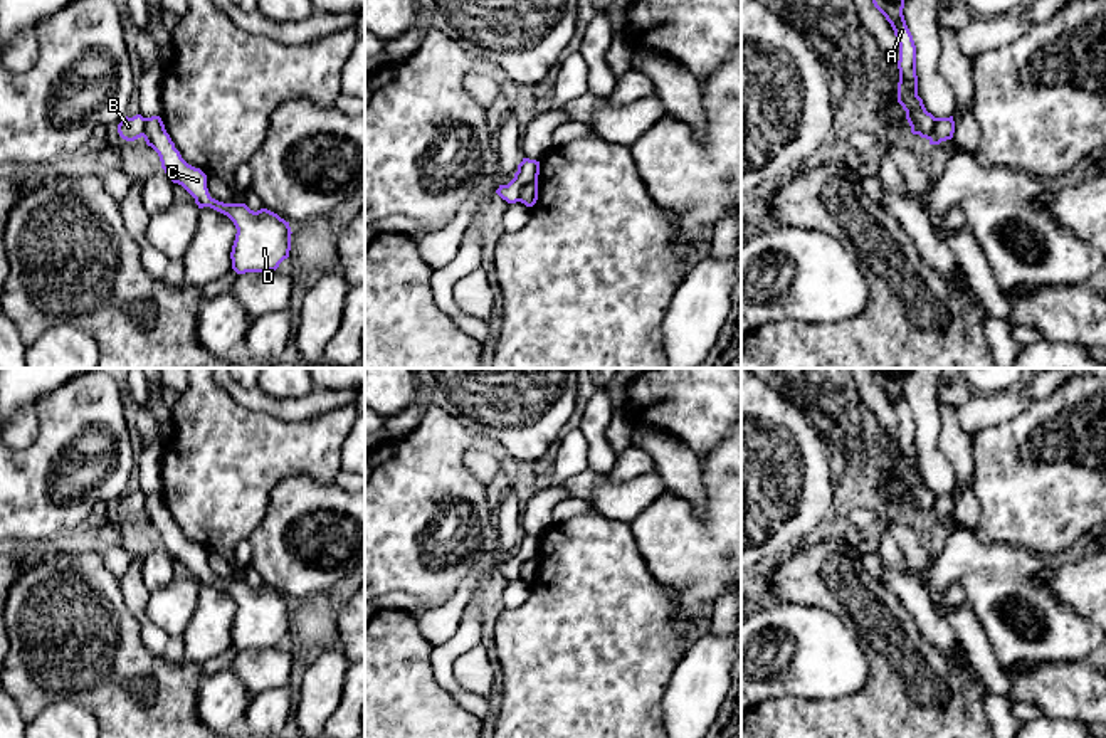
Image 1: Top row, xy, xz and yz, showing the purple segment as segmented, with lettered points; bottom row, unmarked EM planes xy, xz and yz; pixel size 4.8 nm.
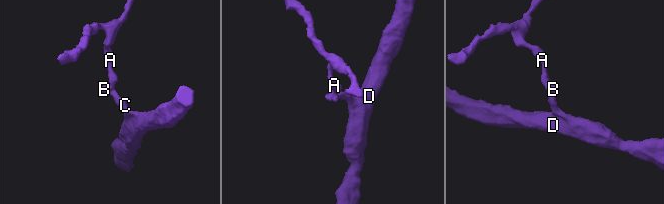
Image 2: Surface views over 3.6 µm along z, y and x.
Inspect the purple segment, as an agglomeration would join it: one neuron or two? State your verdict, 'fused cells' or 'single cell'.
fused cells

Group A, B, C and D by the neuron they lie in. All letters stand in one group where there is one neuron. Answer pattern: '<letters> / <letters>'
A B / C D

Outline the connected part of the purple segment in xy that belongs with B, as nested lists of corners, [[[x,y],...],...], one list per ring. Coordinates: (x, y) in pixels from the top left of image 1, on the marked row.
[[[136,114],[133,118],[124,118],[119,124],[118,124],[118,133],[123,140],[126,141],[134,141],[138,138],[143,136],[146,126],[146,118],[143,118],[141,114]]]

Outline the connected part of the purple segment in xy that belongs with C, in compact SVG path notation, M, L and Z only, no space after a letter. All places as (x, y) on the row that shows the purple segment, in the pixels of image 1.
M160 116L146 118L143 138L158 153L168 178L182 185L198 208L210 207L234 222L237 234L230 259L237 274L271 272L289 257L292 234L289 222L267 208L254 212L245 203L224 203L212 198L207 175L182 158Z

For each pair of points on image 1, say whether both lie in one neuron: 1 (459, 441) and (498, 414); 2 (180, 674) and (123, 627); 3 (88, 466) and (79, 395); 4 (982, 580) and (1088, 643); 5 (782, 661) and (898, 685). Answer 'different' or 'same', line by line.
1: different
2: same
3: same
4: same
5: different

